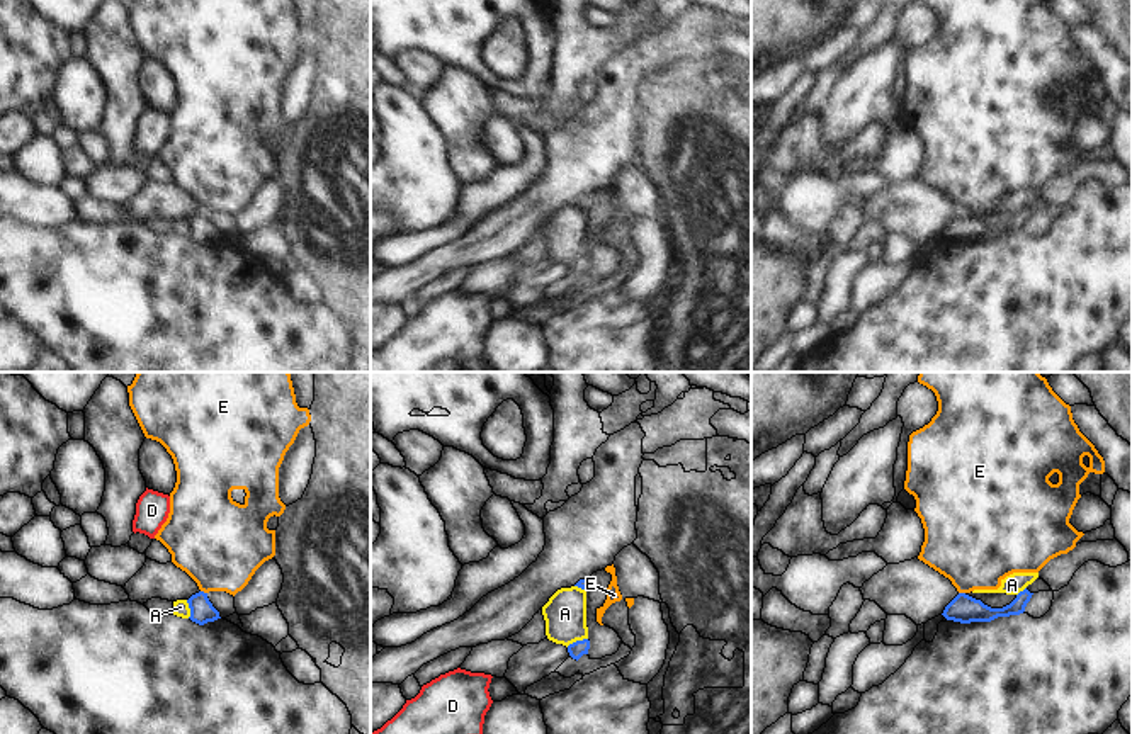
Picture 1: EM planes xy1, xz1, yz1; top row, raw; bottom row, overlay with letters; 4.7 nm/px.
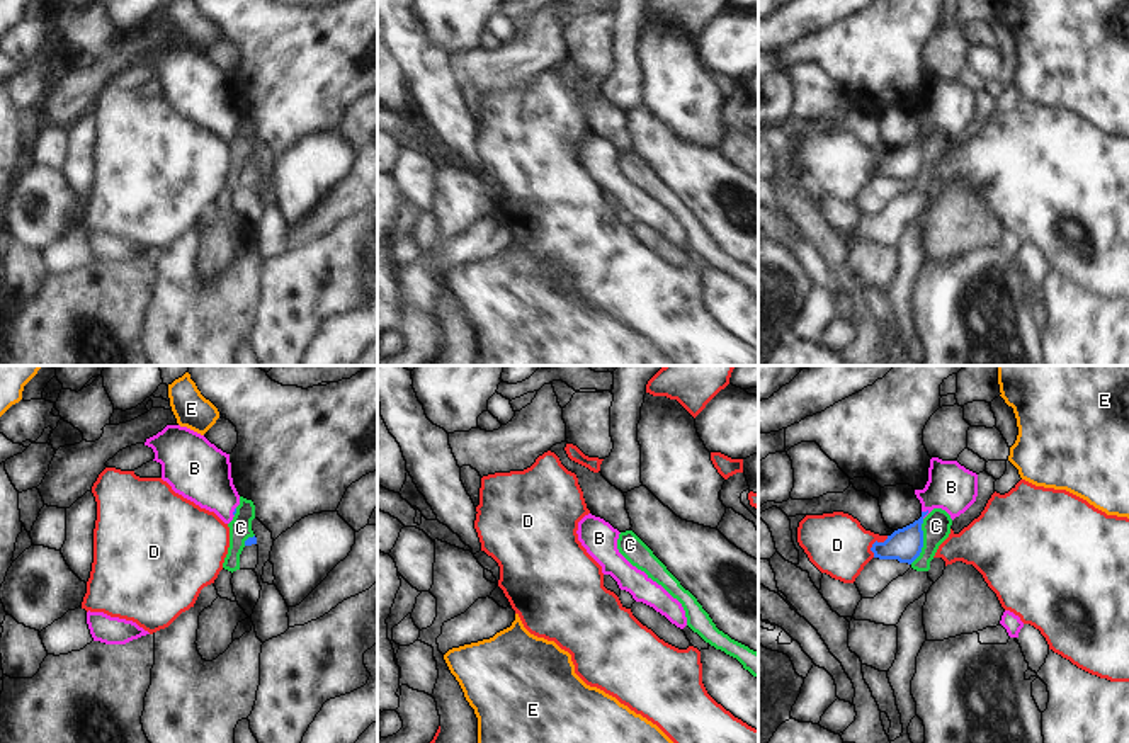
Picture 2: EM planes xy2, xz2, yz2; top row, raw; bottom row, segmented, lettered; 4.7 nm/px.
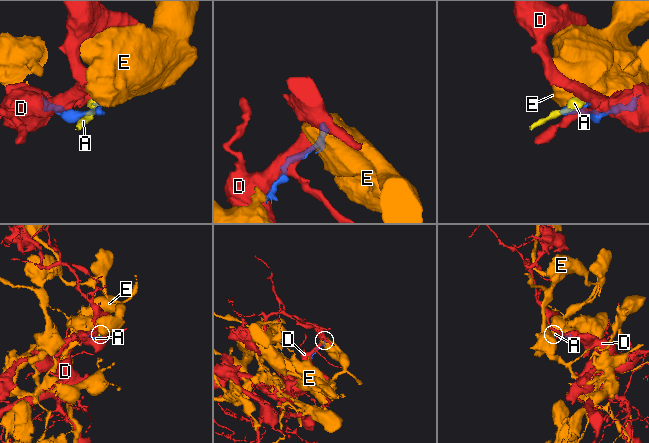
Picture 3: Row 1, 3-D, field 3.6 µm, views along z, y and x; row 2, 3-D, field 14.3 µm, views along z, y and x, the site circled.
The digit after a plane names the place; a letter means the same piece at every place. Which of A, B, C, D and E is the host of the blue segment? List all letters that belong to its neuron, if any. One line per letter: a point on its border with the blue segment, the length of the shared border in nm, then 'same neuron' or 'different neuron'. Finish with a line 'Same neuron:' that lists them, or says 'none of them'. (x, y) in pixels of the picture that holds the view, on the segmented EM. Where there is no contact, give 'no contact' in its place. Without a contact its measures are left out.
A: xz1 (577, 641) | 110 nm | different neuron
B: yz2 (925, 514) | 50 nm | same neuron
C: yz2 (922, 541) | 220 nm | different neuron
D: yz2 (874, 543) | 130 nm | different neuron
E: xy1 (203, 592) | 40 nm | different neuron
Same neuron: B

